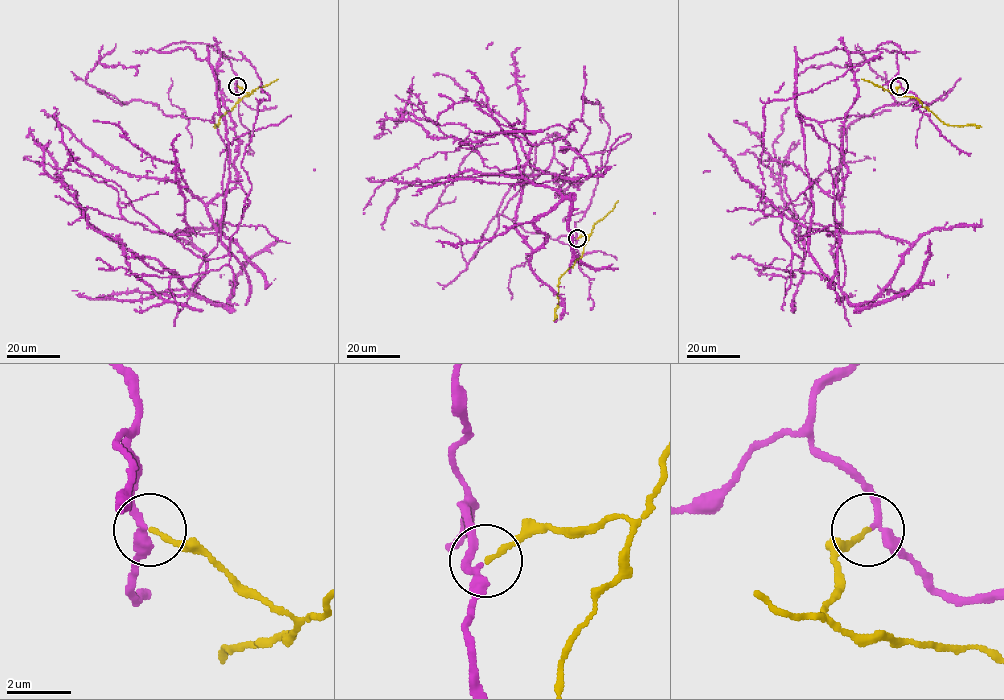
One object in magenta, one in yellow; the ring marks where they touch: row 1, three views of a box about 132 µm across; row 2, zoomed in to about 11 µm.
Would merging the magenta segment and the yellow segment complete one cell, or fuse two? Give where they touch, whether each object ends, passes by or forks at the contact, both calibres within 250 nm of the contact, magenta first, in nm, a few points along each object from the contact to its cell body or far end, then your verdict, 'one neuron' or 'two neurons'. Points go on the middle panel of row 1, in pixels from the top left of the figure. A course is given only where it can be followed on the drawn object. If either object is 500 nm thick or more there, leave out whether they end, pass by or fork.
(577, 238) | magenta passes by | yellow ends | 240/150 nm | magenta via (577, 239), (498, 213), (548, 135), (578, 150), (582, 121), (533, 145), (401, 111), (462, 143), (542, 130) | yellow via (577, 238), (589, 237), (582, 256), (560, 277), (553, 321) | two neurons

